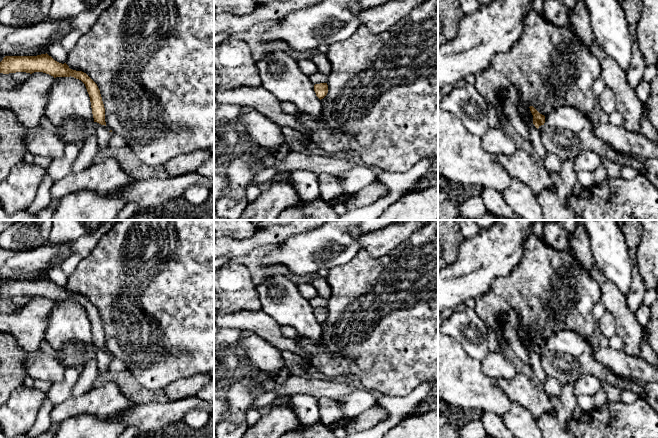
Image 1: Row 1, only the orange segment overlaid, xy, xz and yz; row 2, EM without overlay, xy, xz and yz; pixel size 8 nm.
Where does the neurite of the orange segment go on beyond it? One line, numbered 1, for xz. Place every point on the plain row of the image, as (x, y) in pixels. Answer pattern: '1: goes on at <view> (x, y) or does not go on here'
1: does not go on here

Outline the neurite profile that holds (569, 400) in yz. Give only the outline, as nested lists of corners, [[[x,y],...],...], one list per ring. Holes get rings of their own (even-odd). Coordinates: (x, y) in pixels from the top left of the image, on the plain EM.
[[[574,383],[562,385],[560,400],[562,408],[557,412],[557,418],[561,425],[565,425],[574,418],[574,409],[577,407],[577,397],[574,392]]]

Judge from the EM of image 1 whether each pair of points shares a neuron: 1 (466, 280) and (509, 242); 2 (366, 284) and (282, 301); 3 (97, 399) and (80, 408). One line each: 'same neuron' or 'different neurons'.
1: same neuron
2: different neurons
3: same neuron

